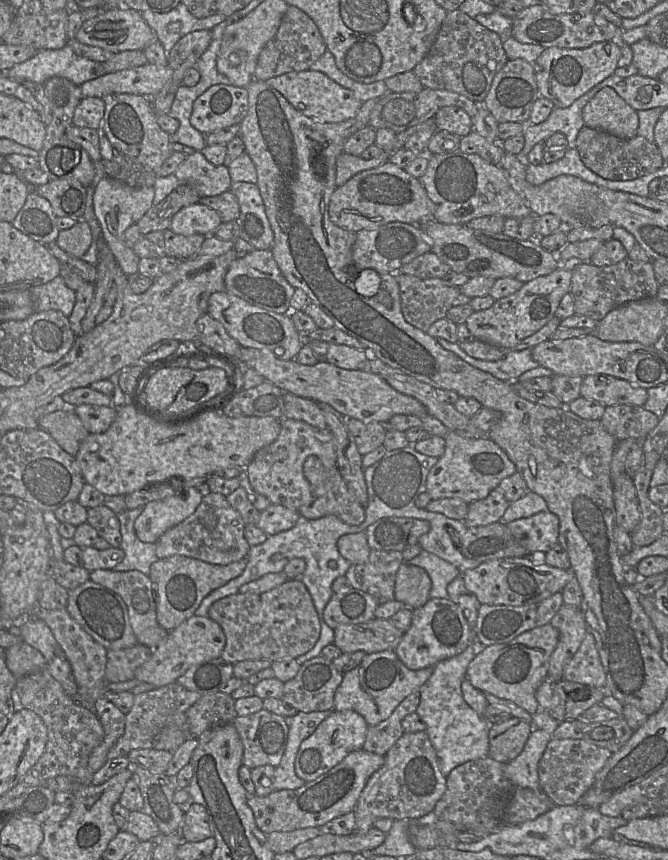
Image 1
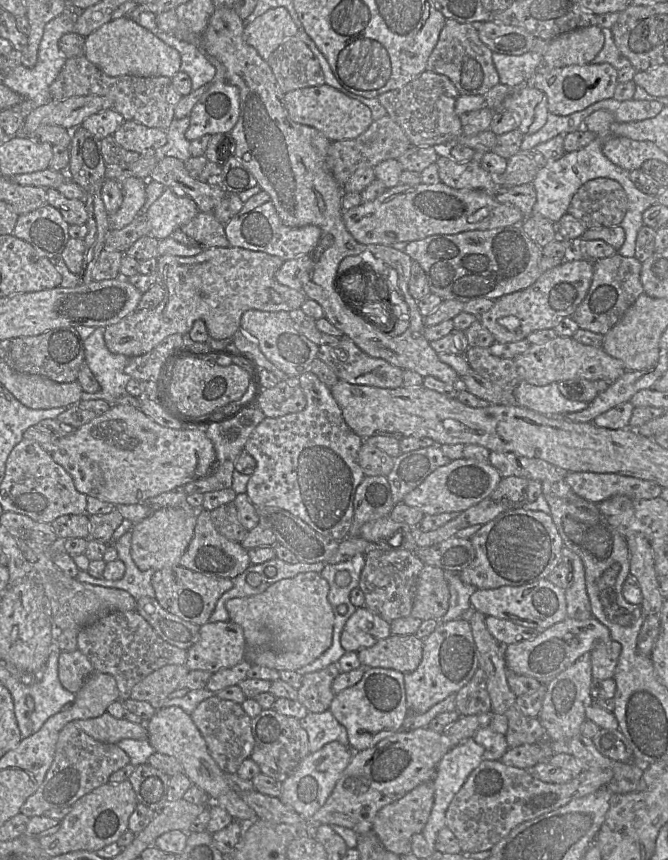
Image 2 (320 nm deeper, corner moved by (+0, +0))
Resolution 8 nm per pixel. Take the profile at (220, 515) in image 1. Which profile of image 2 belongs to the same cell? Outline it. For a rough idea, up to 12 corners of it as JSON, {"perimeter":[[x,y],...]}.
{"perimeter":[[197,510],[194,535],[179,565],[234,579],[248,551],[221,535],[210,511]]}

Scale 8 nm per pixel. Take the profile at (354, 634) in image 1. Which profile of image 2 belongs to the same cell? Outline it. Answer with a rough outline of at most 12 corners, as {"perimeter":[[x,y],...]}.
{"perimeter":[[393,635],[357,652],[363,666],[413,672],[414,635]]}

